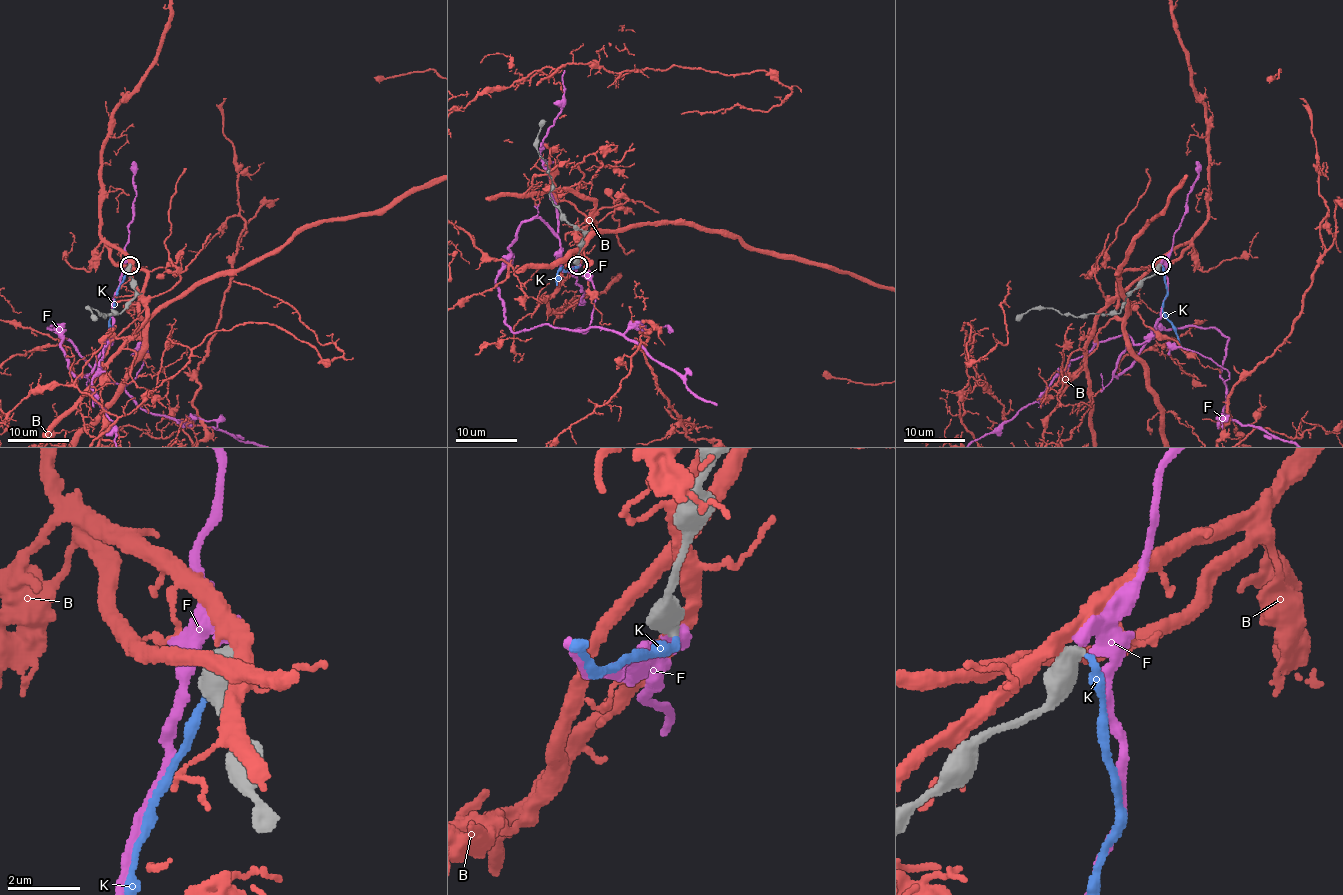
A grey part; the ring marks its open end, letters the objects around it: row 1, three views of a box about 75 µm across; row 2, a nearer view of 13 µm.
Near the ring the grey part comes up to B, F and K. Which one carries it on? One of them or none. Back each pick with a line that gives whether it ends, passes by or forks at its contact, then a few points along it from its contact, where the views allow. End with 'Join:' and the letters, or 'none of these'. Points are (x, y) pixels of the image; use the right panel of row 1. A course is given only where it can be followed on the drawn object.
K: It ends there. Its course: (1161, 265), (1167, 289), (1162, 314), (1181, 346)
Join: K

